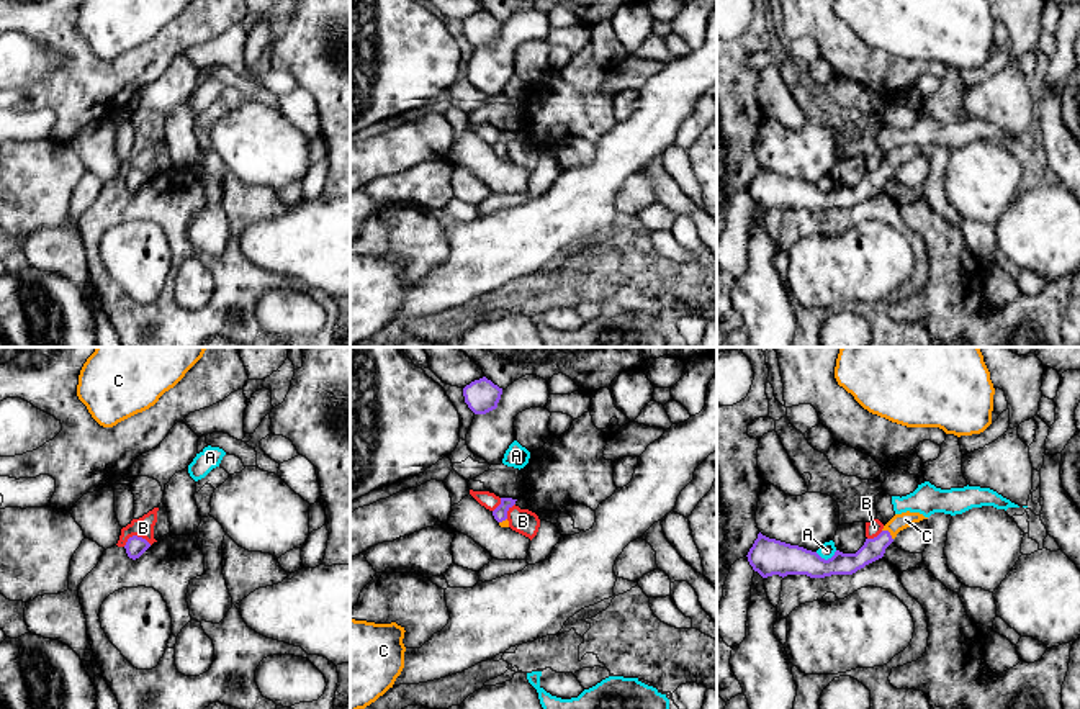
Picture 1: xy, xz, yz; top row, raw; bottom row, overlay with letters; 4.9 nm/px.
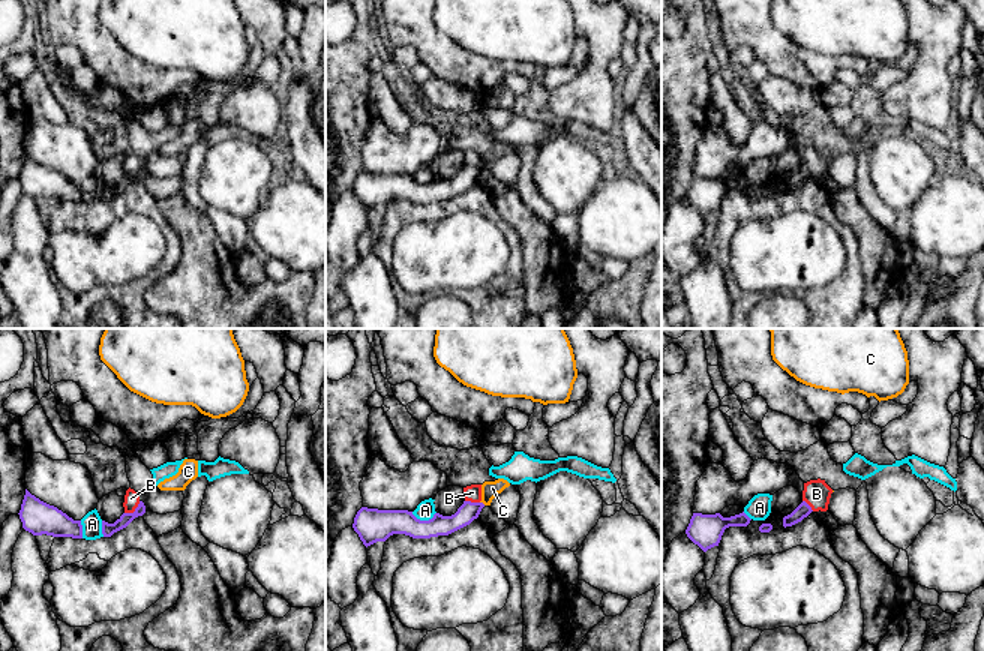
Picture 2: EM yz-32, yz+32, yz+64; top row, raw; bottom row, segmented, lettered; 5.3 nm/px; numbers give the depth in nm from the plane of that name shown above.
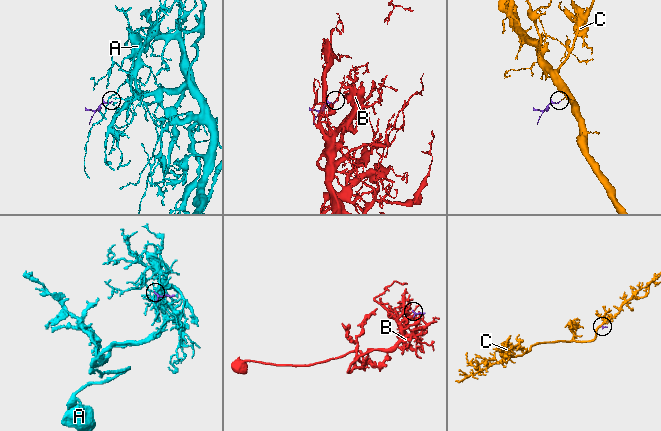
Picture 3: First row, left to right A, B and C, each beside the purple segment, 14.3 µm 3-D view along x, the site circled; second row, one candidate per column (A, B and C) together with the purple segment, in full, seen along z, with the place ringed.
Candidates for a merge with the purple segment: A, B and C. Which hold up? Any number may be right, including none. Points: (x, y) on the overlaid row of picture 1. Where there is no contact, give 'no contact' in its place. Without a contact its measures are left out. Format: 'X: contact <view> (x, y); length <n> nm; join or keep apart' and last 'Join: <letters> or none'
A: contact yz (823, 559); length 110 nm; keep apart
B: contact xy (136, 536); length 140 nm; keep apart
C: contact yz (889, 532); length 80 nm; join
Join: C

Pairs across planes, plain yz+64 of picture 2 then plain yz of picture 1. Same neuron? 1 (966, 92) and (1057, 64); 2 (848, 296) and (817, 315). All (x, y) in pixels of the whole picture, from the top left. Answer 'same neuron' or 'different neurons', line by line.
1: same neuron
2: same neuron

